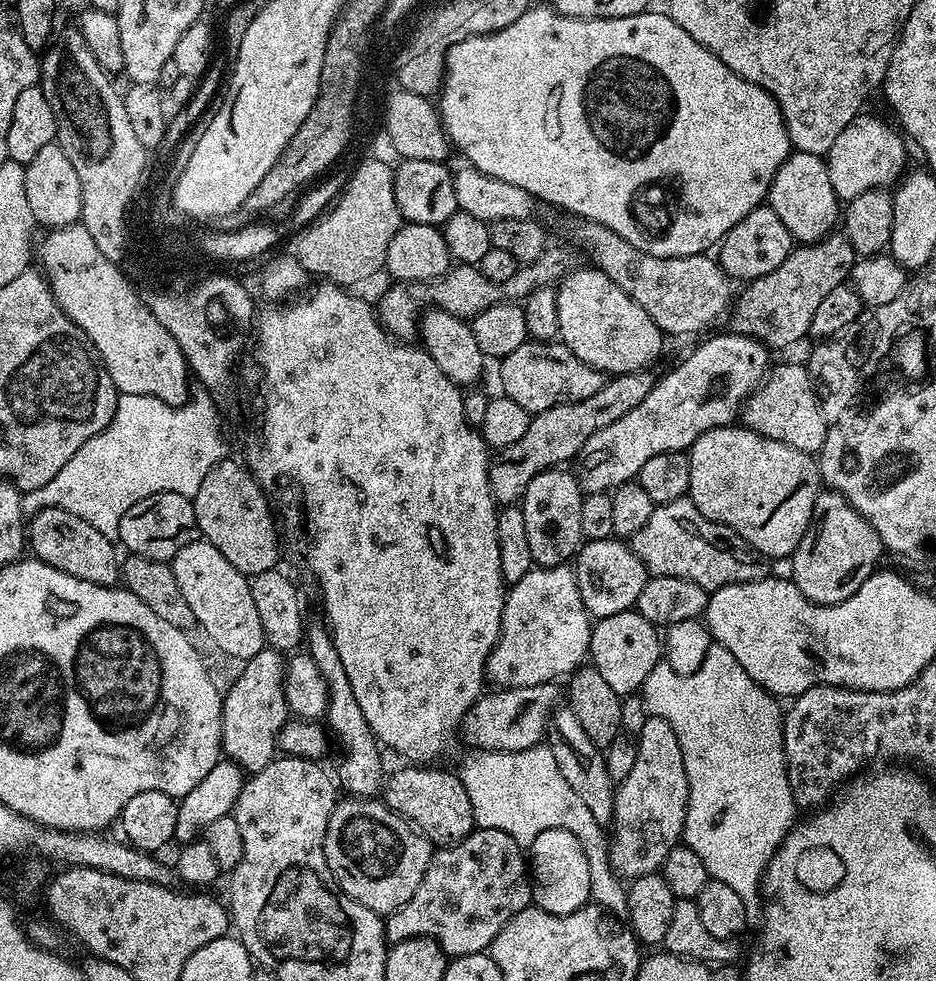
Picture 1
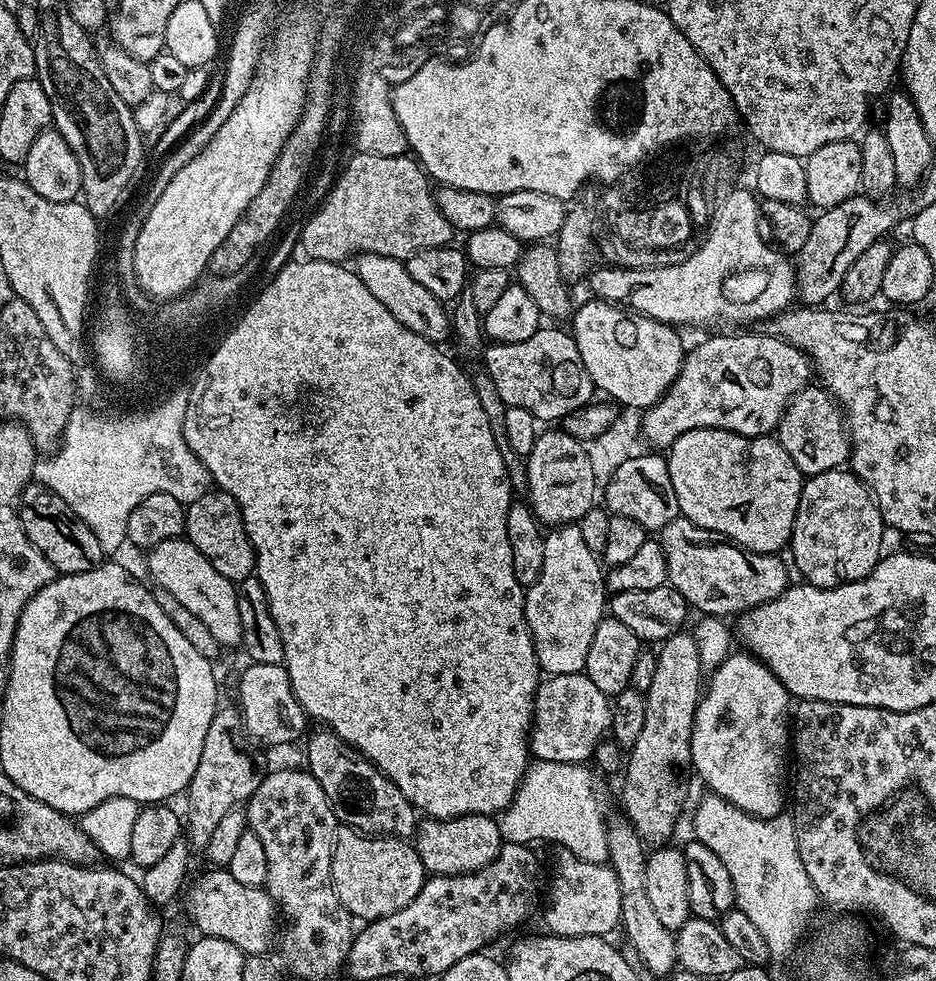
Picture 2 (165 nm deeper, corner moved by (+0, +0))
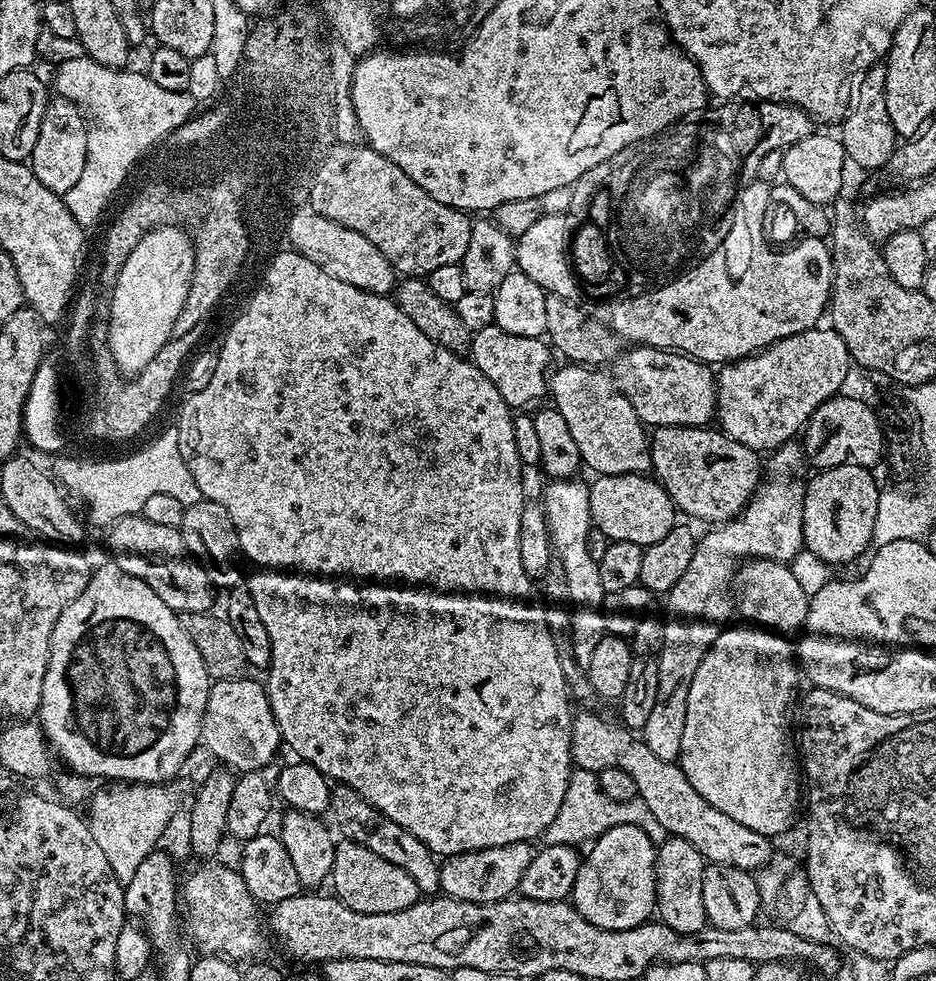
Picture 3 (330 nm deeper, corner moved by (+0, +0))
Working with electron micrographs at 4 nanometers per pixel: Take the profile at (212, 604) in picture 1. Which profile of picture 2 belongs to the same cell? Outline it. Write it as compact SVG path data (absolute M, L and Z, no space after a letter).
M187 538L167 540L154 546L148 553L148 572L152 575L153 585L166 590L166 594L174 594L190 614L198 614L198 619L206 625L206 630L218 638L221 649L237 647L242 638L242 621L238 615L238 598L236 584L222 578L214 566L210 566L210 558L202 554Z

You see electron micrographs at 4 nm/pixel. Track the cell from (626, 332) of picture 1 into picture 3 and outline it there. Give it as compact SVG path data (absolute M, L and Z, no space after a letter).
M628 346L610 368L618 390L630 398L634 414L653 429L666 426L703 428L711 425L716 411L716 377L713 369L693 356L666 348Z

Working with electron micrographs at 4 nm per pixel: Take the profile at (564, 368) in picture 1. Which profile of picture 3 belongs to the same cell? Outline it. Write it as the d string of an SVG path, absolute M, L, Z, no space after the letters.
M496 323L471 333L472 364L478 366L478 370L482 370L482 374L494 382L494 386L498 386L498 394L502 394L508 407L513 410L527 409L524 408L527 404L535 405L540 402L535 400L540 400L543 396L545 399L549 395L552 356L554 357L553 349L543 339L506 334L506 330L502 330Z

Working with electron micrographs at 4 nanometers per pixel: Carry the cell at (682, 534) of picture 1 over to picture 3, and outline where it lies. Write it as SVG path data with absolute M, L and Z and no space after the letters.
M749 558L739 565L734 577L734 608L737 613L745 616L745 621L753 625L769 629L777 634L799 633L806 622L810 597L802 590L801 584L794 578L787 563L778 560L761 560Z

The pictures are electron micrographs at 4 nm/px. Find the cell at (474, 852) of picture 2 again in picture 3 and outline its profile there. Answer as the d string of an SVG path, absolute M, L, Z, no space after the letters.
M510 842L508 846L490 846L477 852L463 852L447 857L440 865L440 892L462 902L493 904L507 900L519 889L522 874L534 855L529 842Z

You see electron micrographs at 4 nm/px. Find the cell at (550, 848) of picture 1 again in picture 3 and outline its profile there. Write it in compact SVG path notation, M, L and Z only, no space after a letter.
M629 824L611 827L589 847L590 854L580 863L570 902L588 922L600 929L632 929L645 923L655 911L656 846L642 829Z

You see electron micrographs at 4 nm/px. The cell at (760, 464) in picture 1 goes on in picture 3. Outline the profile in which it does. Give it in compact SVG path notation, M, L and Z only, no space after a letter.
M666 426L657 428L650 436L652 472L655 479L670 494L672 503L681 513L705 520L715 526L732 520L756 494L762 483L761 453L734 442L734 438L712 426L687 428Z

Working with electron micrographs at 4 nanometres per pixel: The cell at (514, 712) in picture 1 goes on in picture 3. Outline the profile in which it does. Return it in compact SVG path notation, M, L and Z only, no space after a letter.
M577 711L572 721L572 762L582 772L598 774L611 768L626 770L626 774L634 778L638 797L646 802L667 835L686 838L708 864L734 866L755 873L774 859L773 841L769 837L758 834L758 830L750 830L750 826L742 826L742 822L734 822L734 818L710 806L710 802L690 786L690 778L686 778L677 761L658 758L643 738L619 722L611 724L596 712Z

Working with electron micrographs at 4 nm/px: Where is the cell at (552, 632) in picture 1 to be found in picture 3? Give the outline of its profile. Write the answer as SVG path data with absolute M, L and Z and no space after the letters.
M580 478L567 480L552 480L544 488L542 503L548 529L552 535L554 555L562 558L562 570L566 570L567 581L570 586L569 601L573 605L585 604L580 613L572 617L572 634L574 655L578 662L586 669L590 666L590 657L594 654L598 642L606 635L604 630L604 613L600 607L604 602L602 581L598 579L596 560L590 558L590 550L586 546L586 534L592 529L592 515L588 501L589 485L583 484Z

